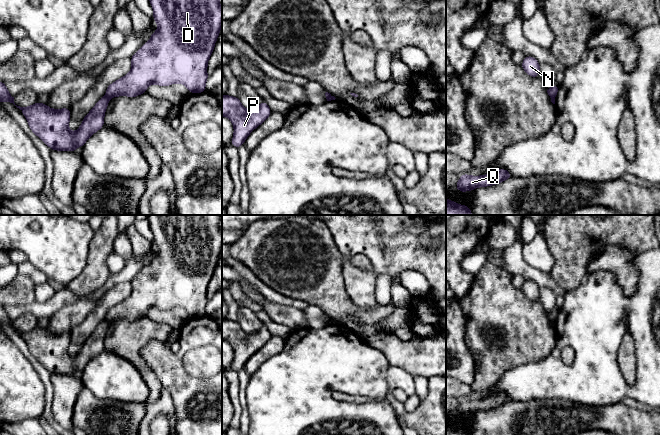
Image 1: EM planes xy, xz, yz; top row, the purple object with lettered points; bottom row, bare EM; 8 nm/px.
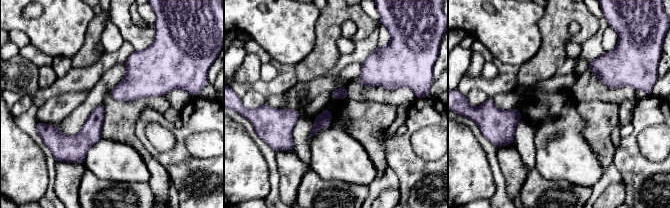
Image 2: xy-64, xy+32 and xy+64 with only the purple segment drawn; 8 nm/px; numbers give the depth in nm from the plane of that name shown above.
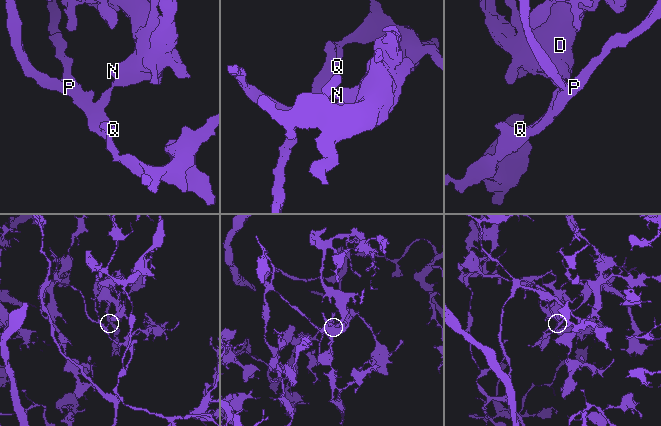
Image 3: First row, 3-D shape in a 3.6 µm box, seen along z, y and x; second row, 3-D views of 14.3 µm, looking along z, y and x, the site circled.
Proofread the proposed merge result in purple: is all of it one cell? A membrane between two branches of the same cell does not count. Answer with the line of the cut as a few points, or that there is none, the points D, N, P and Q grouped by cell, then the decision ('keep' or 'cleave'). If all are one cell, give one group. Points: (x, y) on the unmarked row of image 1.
cut in xy along (106, 319), (109, 322); D N / P Q; cleave

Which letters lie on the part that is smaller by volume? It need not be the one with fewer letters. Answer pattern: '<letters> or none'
D, N

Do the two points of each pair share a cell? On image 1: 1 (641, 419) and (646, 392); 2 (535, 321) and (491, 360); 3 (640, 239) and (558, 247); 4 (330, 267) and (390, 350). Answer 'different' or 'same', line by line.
1: different
2: same
3: same
4: same

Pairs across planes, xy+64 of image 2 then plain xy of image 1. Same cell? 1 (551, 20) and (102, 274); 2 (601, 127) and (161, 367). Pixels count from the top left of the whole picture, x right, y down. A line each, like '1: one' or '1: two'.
1: one
2: two

